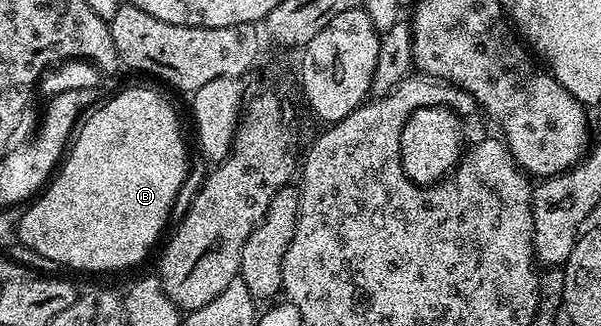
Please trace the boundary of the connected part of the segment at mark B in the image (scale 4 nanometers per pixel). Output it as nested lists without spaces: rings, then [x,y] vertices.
[[[125,88],[118,96],[111,97],[102,108],[96,108],[88,113],[89,117],[84,117],[85,125],[83,120],[79,131],[72,137],[71,147],[59,171],[50,179],[44,191],[28,205],[30,208],[26,207],[22,211],[17,234],[22,245],[26,244],[31,251],[38,252],[43,259],[50,260],[53,264],[66,264],[67,267],[78,268],[81,272],[117,272],[120,268],[135,267],[152,250],[153,243],[160,238],[161,231],[165,228],[165,223],[170,222],[173,203],[187,175],[185,140],[181,137],[181,124],[177,121],[176,110],[153,88]]]

